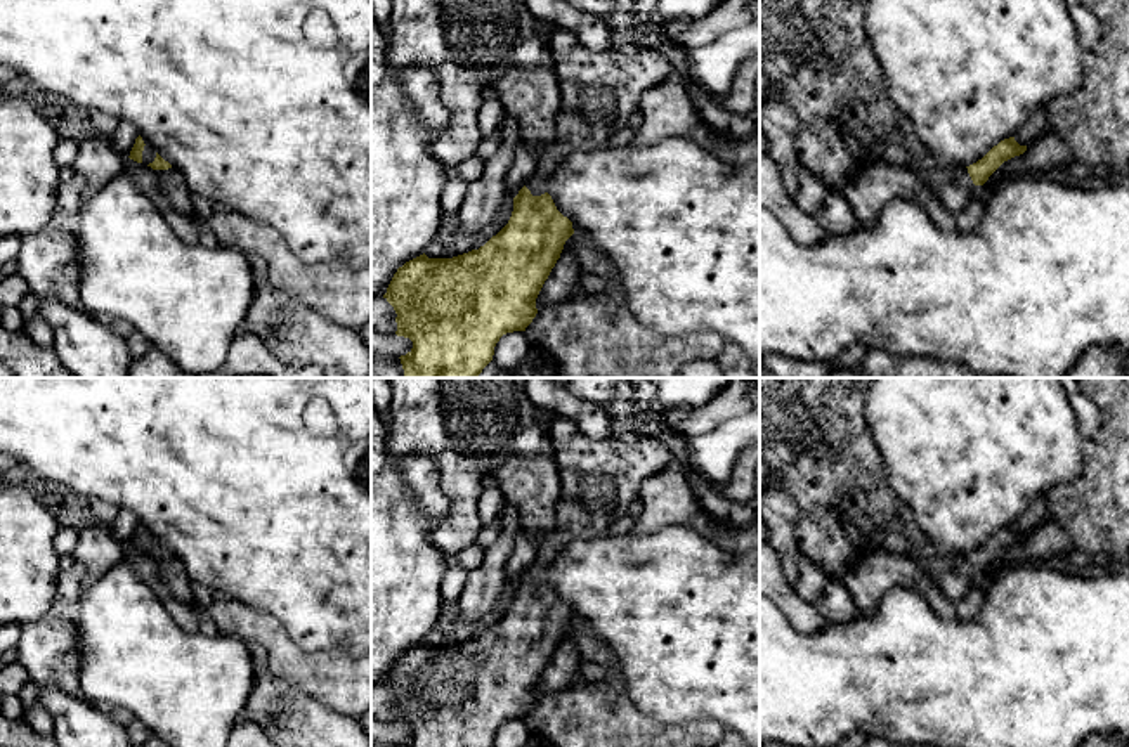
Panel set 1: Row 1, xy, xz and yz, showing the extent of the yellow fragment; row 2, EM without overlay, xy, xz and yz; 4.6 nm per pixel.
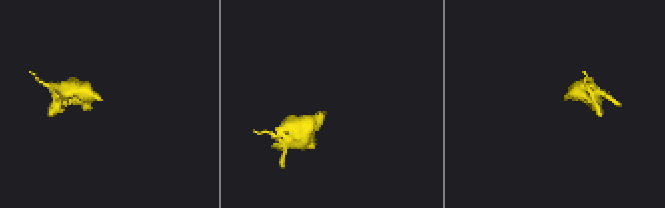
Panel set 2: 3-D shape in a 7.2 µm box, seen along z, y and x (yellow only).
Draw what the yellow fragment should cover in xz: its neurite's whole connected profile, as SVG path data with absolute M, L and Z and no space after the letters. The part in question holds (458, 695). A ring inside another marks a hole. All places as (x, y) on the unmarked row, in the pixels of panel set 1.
M557 416L551 423L548 438L562 482L562 494L555 510L555 527L541 537L534 562L513 586L513 600L508 612L484 634L453 646L428 646L423 641L397 657L383 686L397 702L395 723L413 730L413 737L399 747L493 747L494 735L503 723L525 719L538 702L536 686L560 646L565 629L574 622L572 610L557 598L551 584L546 581L550 563L571 542L605 536L610 525L628 515L642 484L676 461L676 447L659 438L645 438L635 444L626 444L614 437L598 440L588 437L574 421L562 416Z

